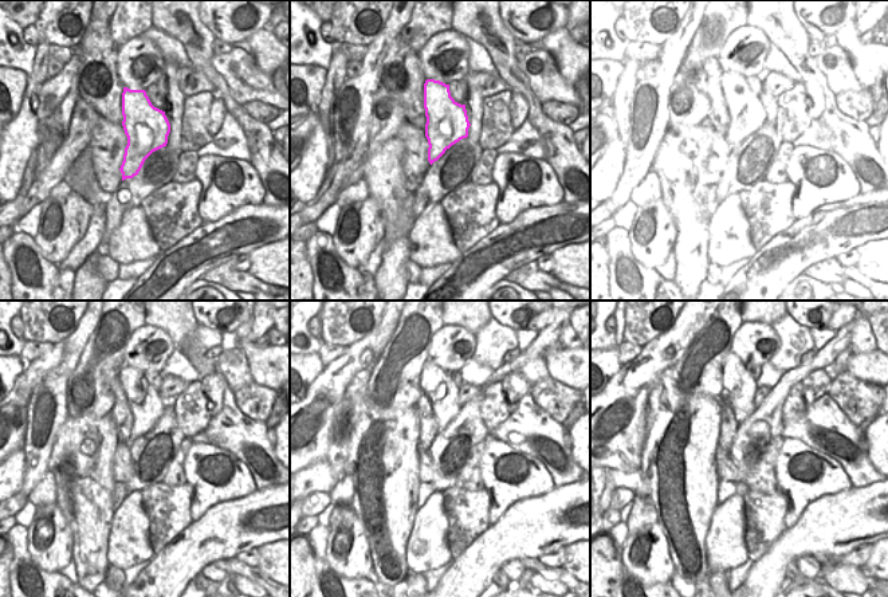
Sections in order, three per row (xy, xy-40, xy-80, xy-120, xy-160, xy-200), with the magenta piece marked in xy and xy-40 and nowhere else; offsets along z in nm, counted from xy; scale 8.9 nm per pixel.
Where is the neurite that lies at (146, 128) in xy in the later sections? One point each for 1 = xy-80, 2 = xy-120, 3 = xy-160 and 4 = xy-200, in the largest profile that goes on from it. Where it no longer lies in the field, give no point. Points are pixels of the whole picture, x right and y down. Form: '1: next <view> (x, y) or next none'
1: next xy-80 (749, 114)
2: next xy-120 (146, 405)
3: next xy-160 (441, 392)
4: next xy-200 (739, 388)

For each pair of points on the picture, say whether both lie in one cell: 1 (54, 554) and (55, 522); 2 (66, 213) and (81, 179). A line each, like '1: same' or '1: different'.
1: same
2: different

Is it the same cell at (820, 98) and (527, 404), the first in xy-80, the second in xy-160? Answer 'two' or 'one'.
two

